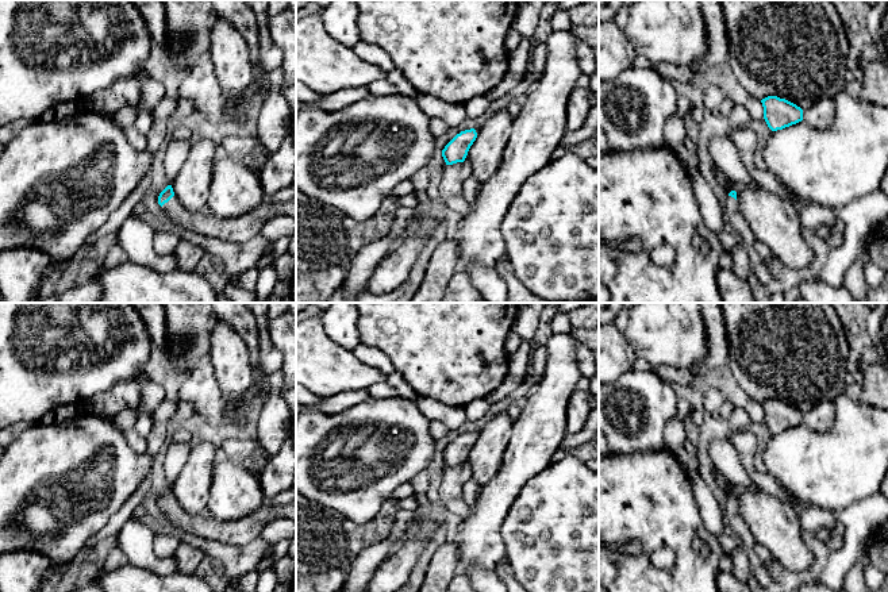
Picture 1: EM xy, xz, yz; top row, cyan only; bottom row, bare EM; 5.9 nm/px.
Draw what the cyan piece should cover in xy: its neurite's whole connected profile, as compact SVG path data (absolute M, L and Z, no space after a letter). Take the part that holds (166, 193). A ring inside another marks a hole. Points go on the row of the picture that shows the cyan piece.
M168 185L158 196L164 218L168 223L178 224L200 235L243 243L255 237L262 224L278 215L296 218L296 200L285 203L262 203L253 211L231 219L223 219L216 215L199 216L188 211L174 196L172 185Z

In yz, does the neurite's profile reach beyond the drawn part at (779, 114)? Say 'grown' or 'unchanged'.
unchanged

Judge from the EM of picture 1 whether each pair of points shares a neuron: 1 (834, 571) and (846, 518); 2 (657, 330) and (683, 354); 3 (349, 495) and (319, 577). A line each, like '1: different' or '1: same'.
1: same
2: same
3: different

